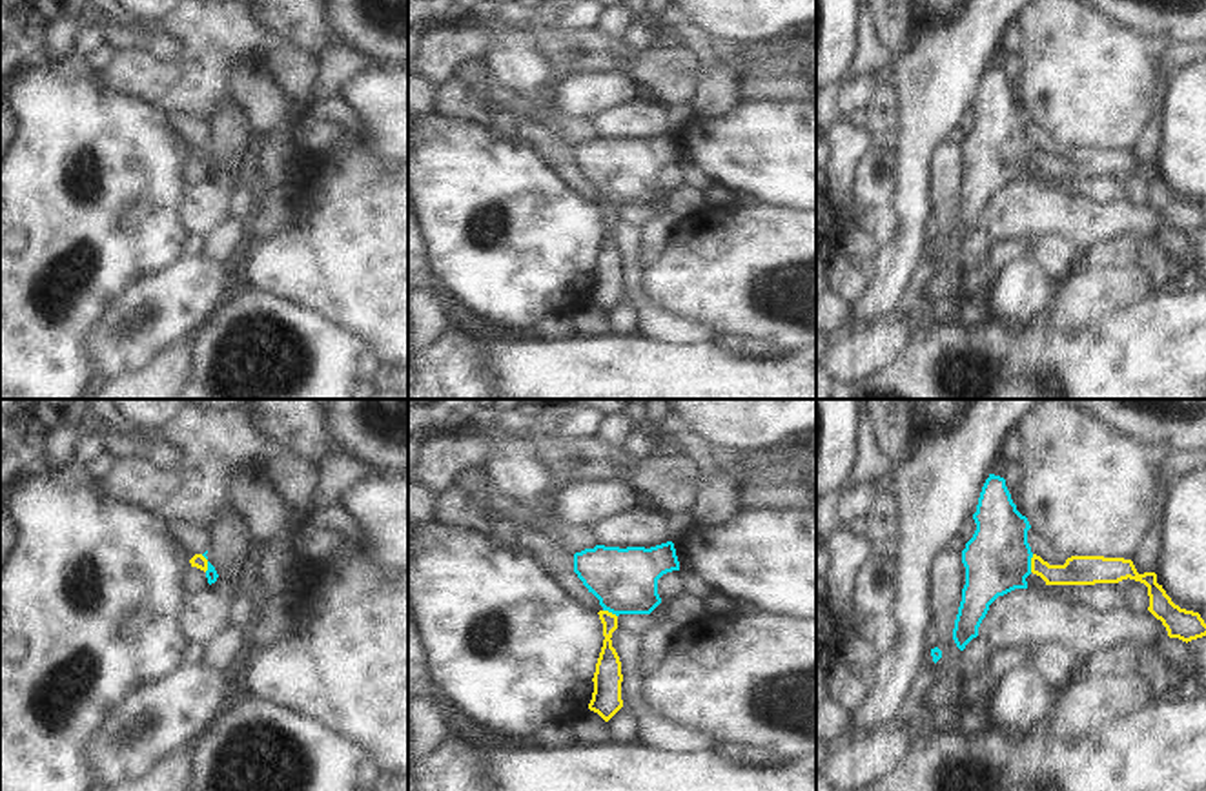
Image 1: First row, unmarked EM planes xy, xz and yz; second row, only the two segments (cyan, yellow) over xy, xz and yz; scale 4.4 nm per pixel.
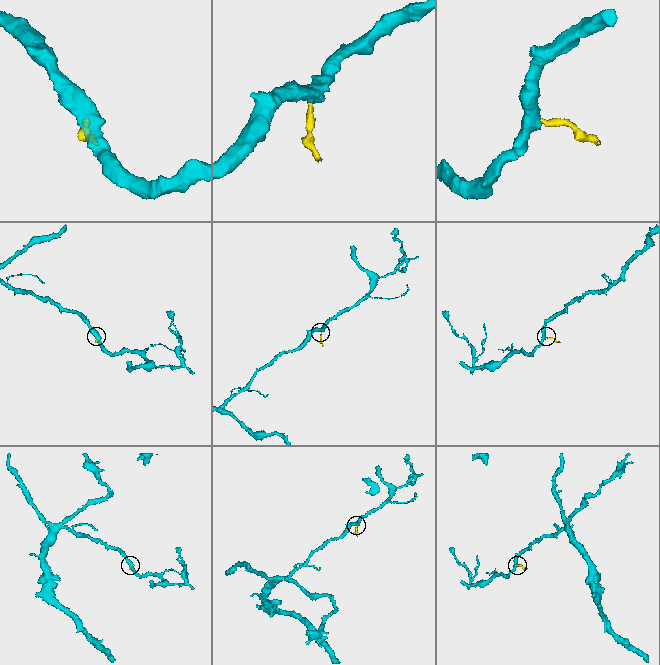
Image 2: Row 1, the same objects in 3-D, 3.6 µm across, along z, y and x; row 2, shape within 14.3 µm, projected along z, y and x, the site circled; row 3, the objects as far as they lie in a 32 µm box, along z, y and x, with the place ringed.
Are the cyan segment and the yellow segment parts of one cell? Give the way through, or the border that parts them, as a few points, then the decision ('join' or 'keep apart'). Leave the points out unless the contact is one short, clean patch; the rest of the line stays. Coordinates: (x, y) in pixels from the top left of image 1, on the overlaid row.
border yz (1033, 554), (1030, 571); keep apart

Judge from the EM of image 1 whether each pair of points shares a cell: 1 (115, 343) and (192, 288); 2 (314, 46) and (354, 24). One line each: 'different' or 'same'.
1: same
2: different

